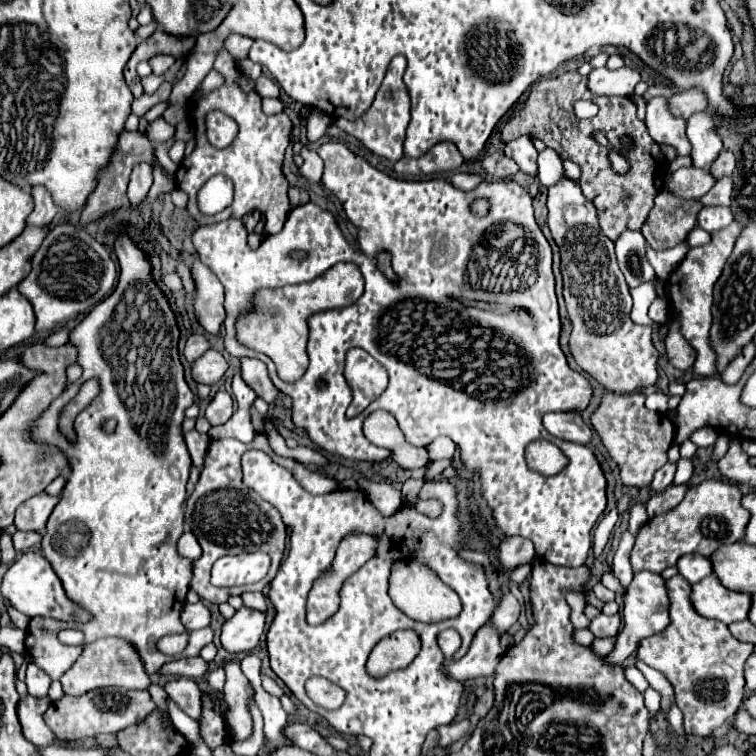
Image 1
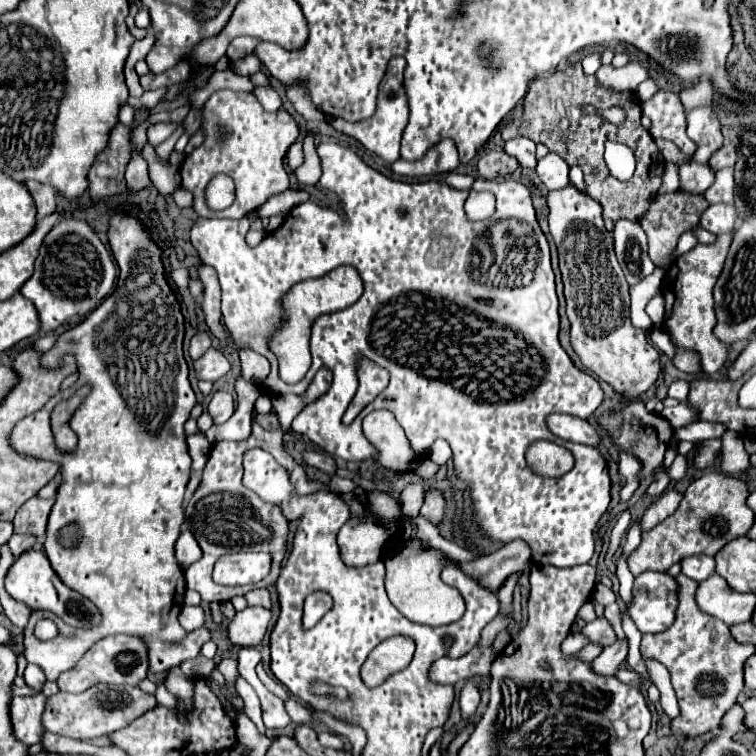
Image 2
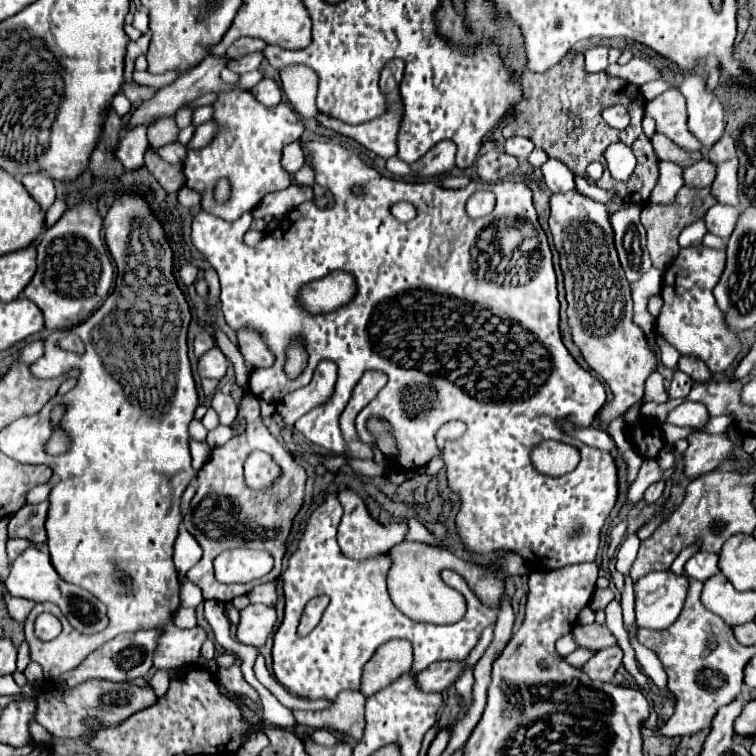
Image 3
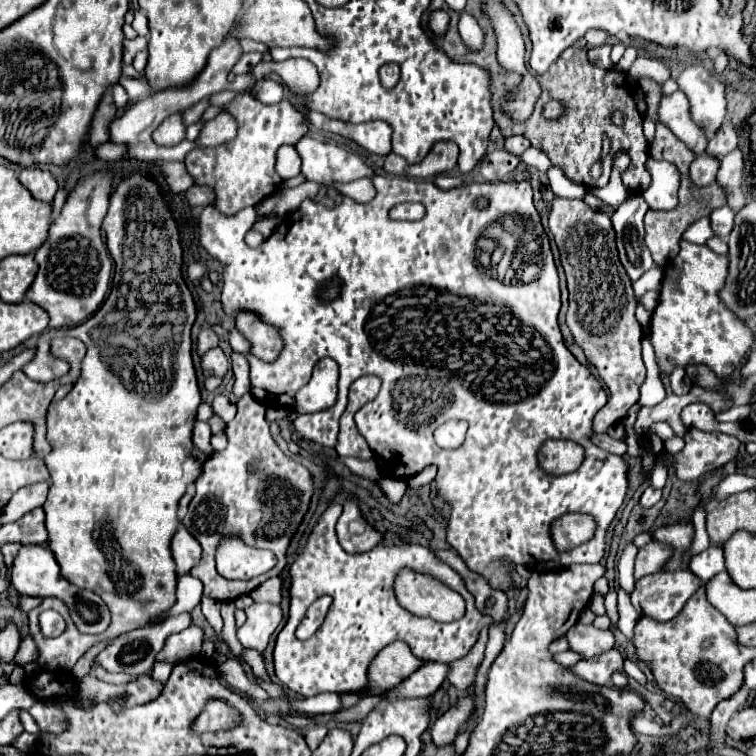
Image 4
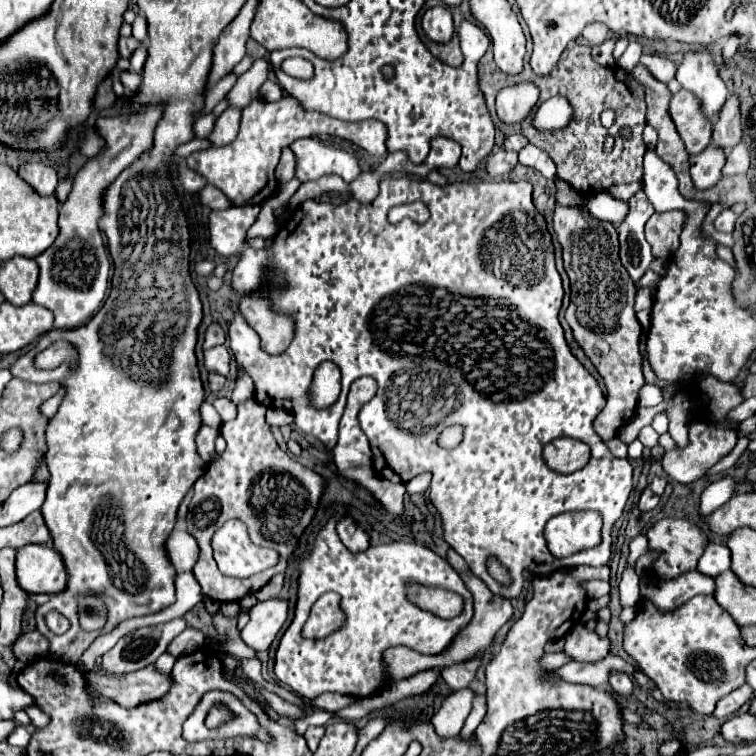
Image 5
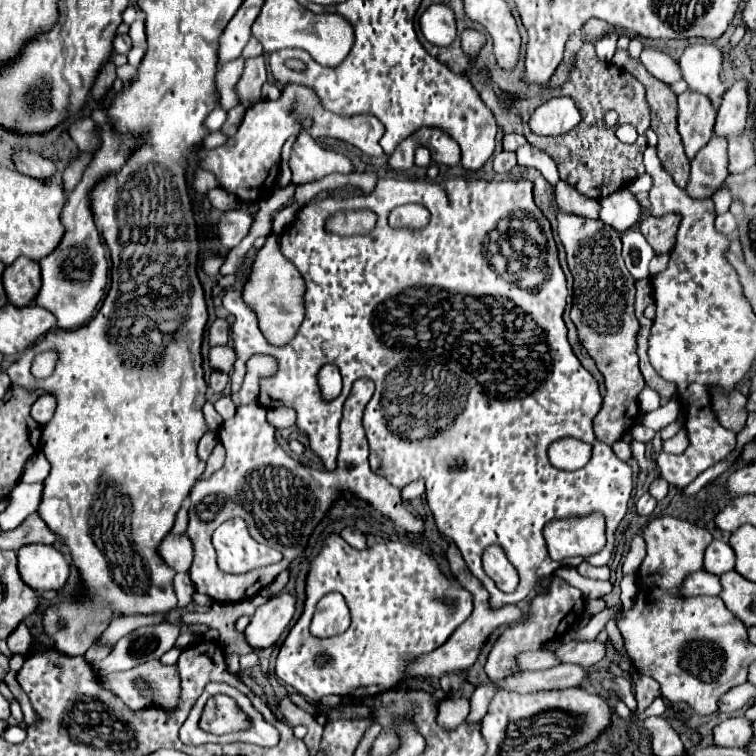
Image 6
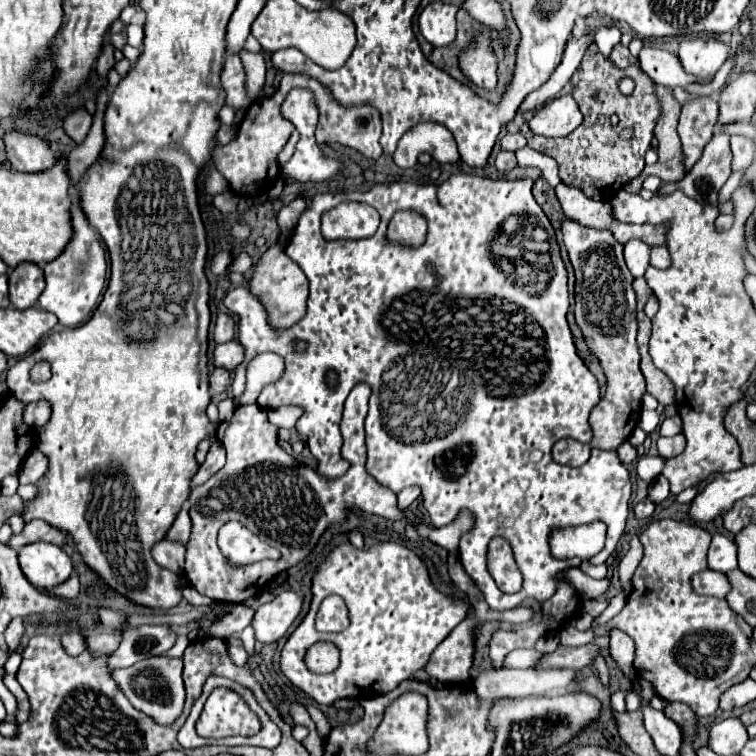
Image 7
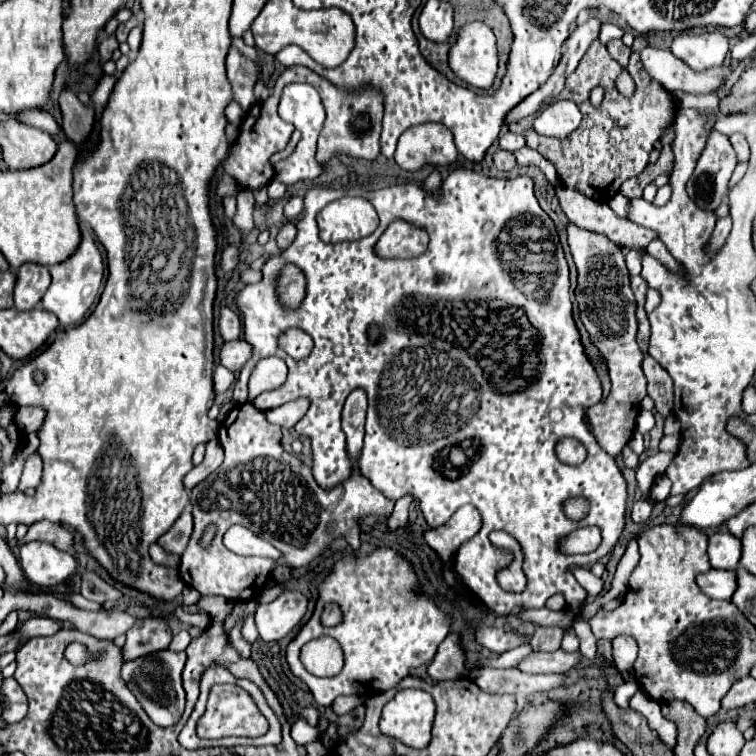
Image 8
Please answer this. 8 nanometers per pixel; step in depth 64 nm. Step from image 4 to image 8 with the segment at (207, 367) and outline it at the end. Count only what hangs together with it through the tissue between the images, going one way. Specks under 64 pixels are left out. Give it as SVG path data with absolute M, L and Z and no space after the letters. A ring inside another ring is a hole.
M242 338L240 340L232 340L232 342L226 342L222 346L220 364L226 366L232 372L240 372L242 366L250 360L250 356L252 356L252 346L248 342L244 342Z

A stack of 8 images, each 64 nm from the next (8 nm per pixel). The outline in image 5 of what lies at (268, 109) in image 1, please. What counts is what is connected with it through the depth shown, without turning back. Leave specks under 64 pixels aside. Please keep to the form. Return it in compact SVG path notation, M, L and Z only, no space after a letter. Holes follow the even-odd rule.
M266 80L264 84L262 84L262 88L260 88L260 98L262 100L278 100L278 98L282 98L282 94L284 94L284 90L276 84L276 82L272 82L272 80Z

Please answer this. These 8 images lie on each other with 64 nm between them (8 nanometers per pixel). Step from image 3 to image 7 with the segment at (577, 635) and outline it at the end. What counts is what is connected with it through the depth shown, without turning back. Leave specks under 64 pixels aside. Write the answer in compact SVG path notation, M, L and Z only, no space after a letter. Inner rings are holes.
M586 644L586 646L578 646L578 648L566 648L560 646L558 650L554 650L552 654L544 654L538 664L536 670L548 670L548 668L572 668L572 670L580 670L588 664L592 664L592 658L598 656L598 648L594 644Z

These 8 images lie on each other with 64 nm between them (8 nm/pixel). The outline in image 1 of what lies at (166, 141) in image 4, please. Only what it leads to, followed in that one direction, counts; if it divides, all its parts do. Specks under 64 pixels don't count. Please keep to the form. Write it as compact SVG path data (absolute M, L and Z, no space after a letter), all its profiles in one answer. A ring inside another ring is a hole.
M154 120L148 124L146 128L146 136L152 144L158 144L158 142L166 142L168 138L174 136L174 126L164 122L164 120Z

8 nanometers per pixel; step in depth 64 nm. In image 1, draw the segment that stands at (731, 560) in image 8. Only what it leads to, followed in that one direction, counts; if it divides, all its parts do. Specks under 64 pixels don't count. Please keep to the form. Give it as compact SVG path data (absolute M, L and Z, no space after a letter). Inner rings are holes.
M682 556L678 560L678 570L688 582L700 582L712 574L712 562L704 556Z

